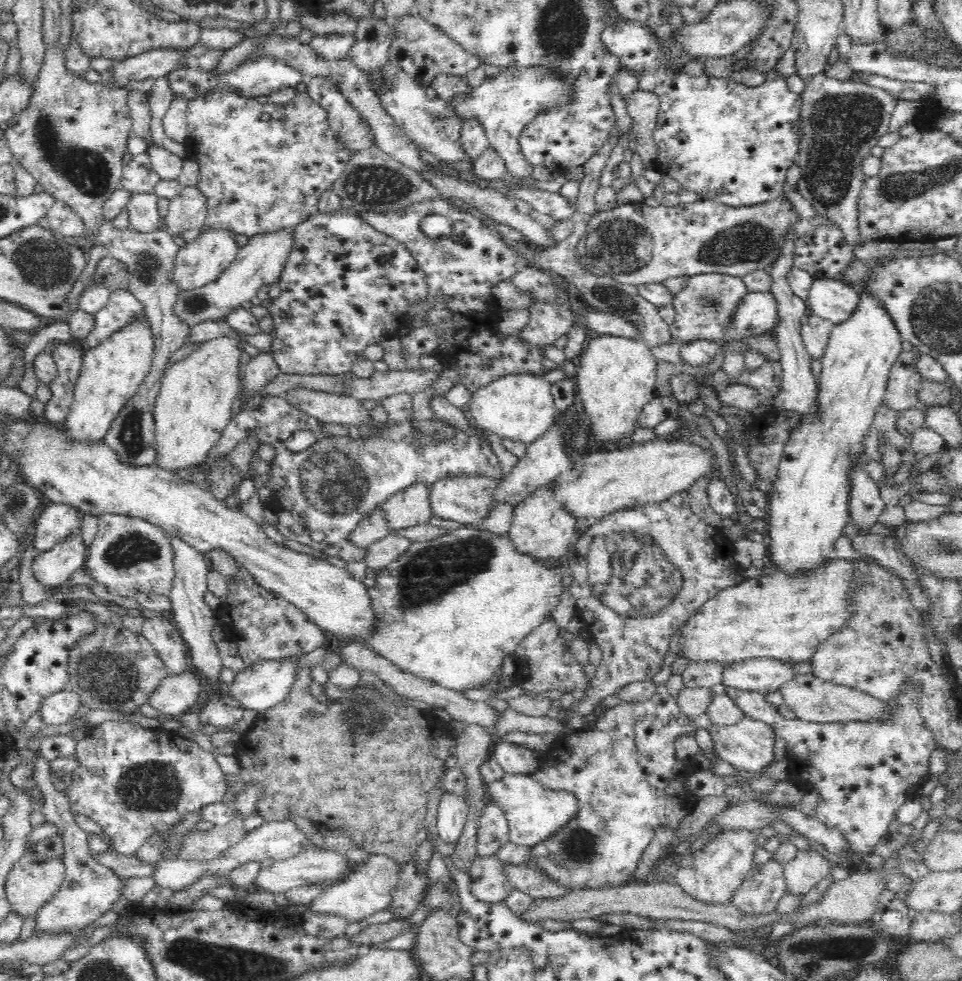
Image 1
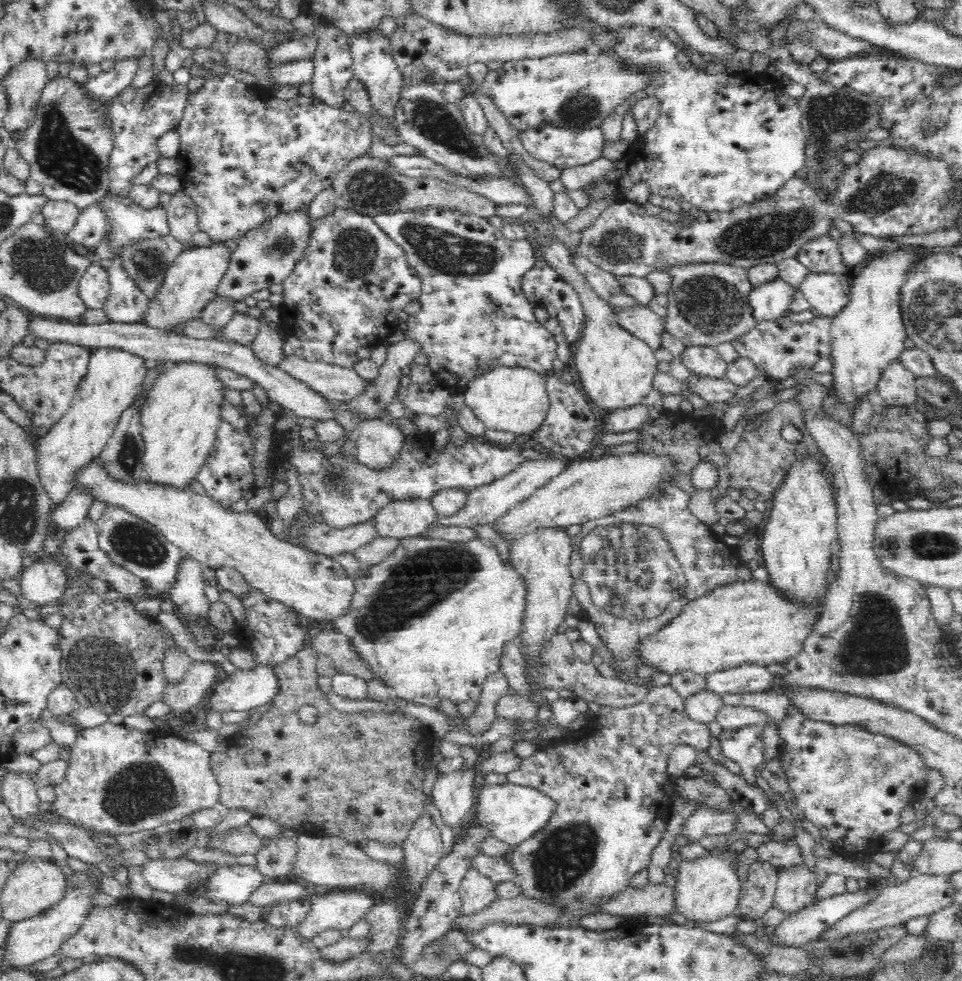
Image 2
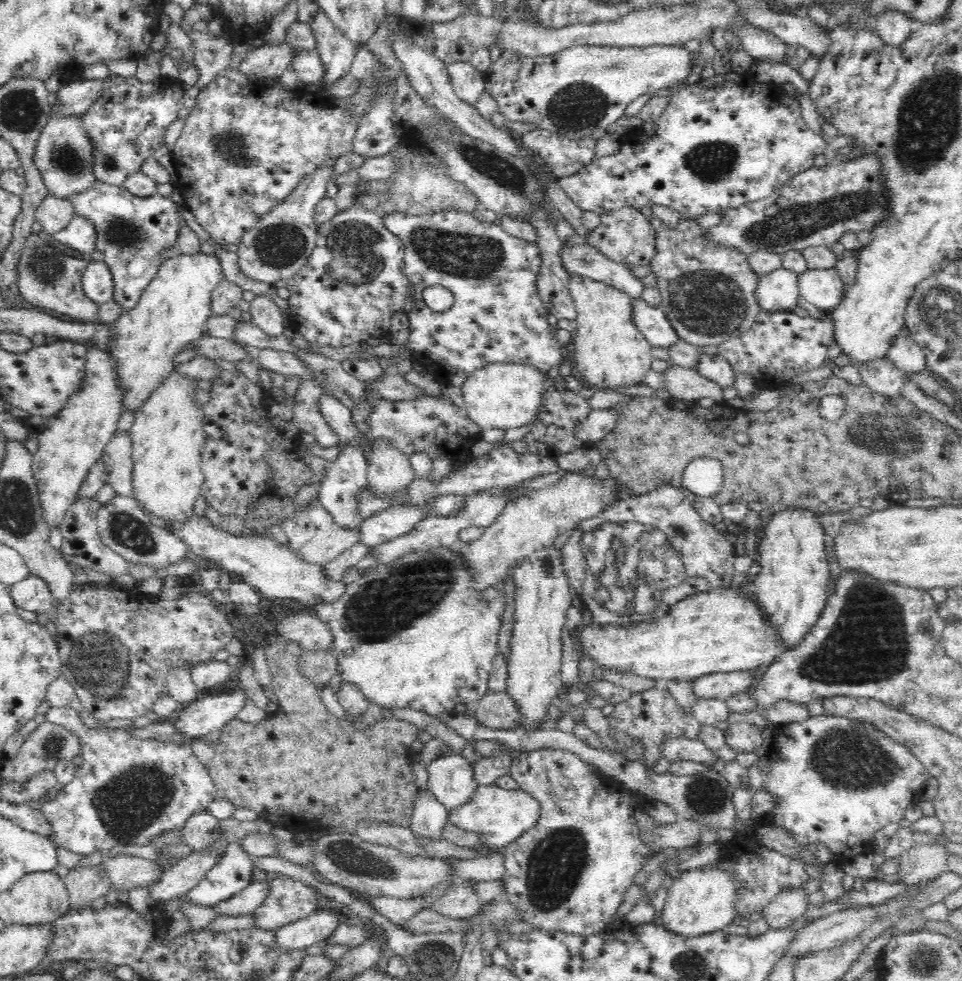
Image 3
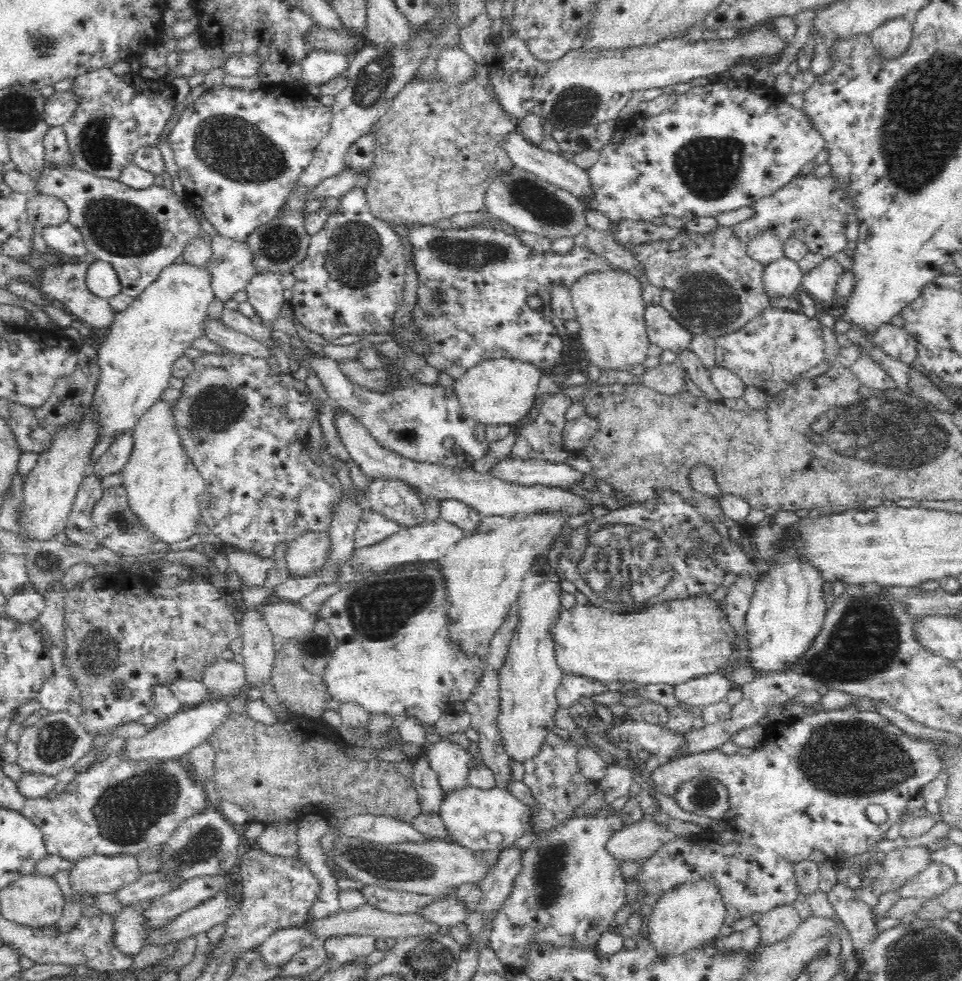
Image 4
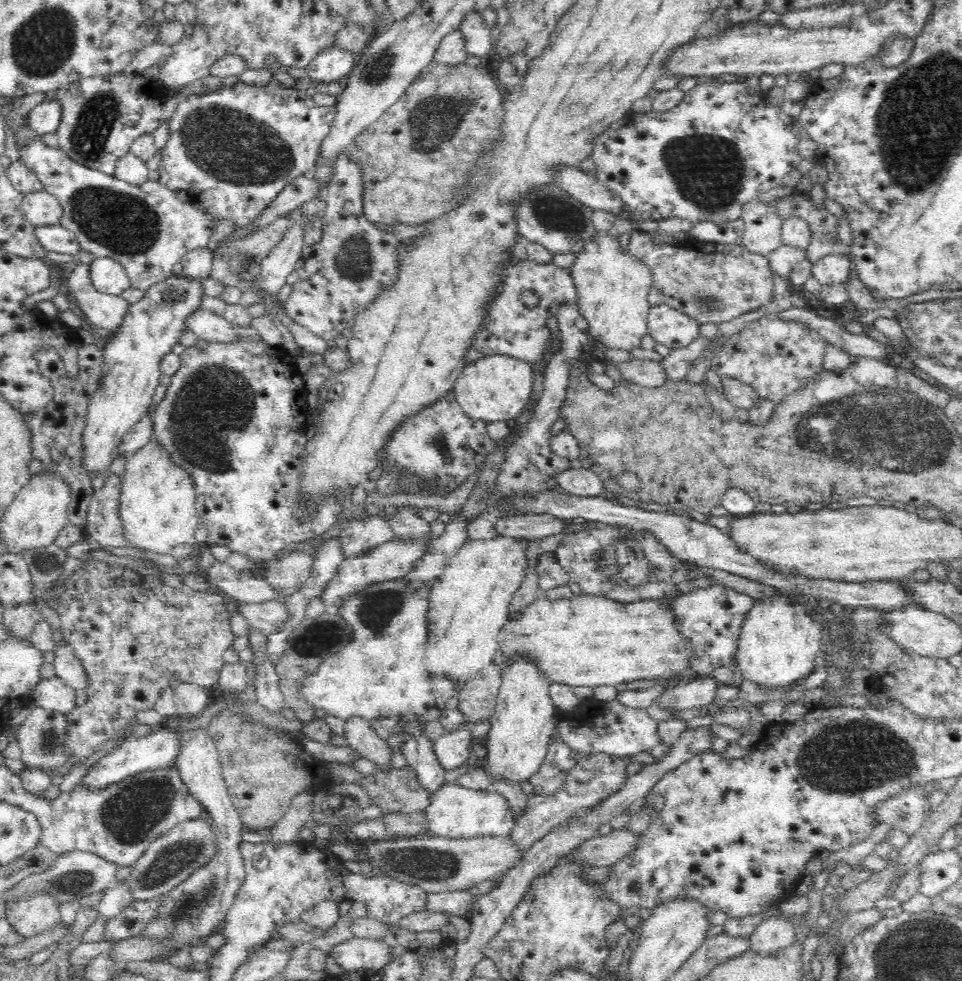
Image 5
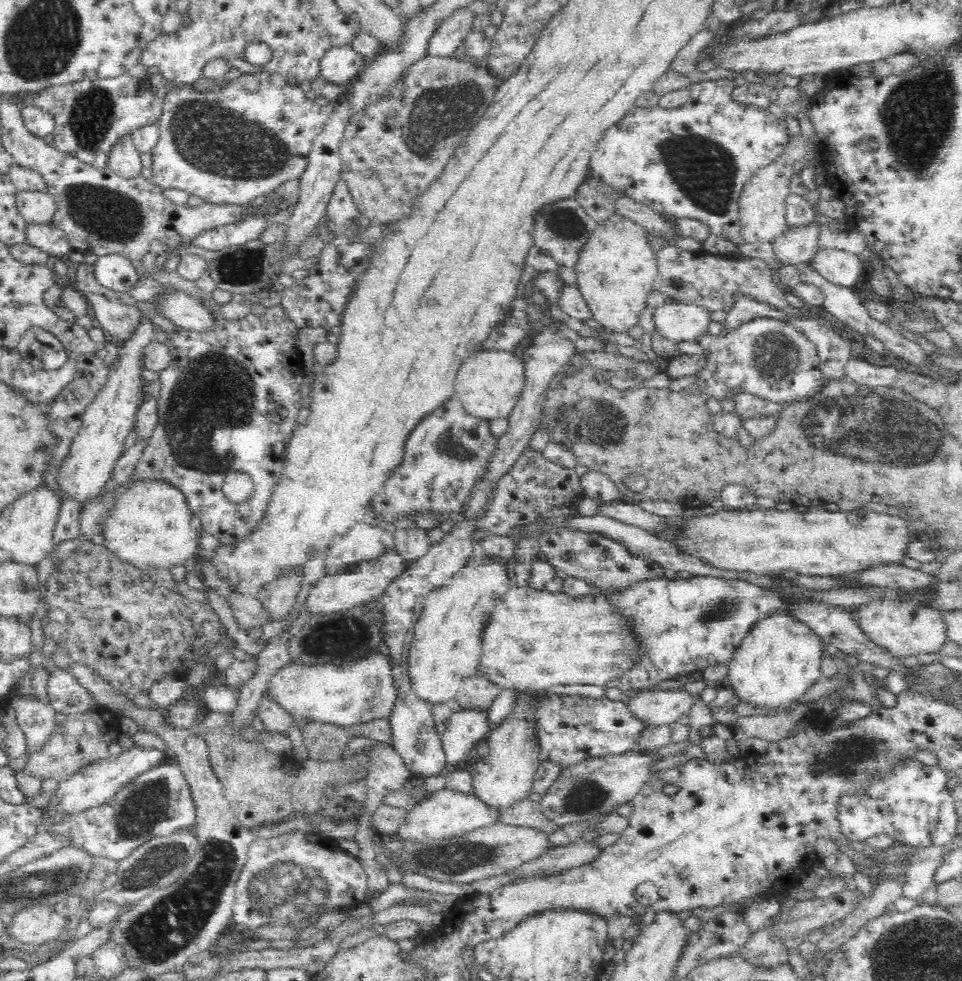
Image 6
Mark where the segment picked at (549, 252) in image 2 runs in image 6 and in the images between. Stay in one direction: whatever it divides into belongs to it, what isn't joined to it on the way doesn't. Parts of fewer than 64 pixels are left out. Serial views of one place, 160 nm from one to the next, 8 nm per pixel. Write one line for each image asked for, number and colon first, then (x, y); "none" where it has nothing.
3: (610, 351)
4: (613, 336)
5: (612, 284)
6: (617, 269)

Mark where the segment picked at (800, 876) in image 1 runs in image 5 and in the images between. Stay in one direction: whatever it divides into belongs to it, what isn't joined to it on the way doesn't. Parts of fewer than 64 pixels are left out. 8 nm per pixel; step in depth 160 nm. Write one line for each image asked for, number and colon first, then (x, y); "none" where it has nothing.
2: (796, 886)
3: (790, 905)
4: (774, 926)
5: (774, 934)

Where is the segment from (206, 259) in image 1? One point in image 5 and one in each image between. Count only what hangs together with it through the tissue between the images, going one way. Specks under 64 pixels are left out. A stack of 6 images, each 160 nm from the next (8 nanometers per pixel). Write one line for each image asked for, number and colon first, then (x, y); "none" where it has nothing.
2: (190, 283)
3: (171, 313)
4: (136, 358)
5: (131, 372)

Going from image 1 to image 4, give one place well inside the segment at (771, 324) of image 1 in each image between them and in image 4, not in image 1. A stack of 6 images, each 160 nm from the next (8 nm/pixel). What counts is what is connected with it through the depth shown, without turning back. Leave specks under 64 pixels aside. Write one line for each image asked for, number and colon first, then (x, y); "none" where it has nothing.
2: (768, 301)
3: (778, 290)
4: (783, 276)

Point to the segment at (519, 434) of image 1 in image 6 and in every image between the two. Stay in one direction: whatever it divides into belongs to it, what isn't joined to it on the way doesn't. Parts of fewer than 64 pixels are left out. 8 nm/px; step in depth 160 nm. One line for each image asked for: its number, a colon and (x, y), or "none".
2: (514, 399)
3: (500, 395)
4: (497, 391)
5: (497, 387)
6: (489, 384)

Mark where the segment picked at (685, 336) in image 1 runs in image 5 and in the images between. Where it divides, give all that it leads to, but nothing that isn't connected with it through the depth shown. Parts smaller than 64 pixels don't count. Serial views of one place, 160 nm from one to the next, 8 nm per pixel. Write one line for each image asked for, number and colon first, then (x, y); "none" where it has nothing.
2: (707, 303)
3: (708, 289)
4: (708, 283)
5: (712, 282)

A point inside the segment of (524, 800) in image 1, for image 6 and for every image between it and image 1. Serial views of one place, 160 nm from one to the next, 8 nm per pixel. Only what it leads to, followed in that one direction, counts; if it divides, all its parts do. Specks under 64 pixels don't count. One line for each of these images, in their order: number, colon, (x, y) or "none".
2: (511, 813)
3: (497, 816)
4: (482, 819)
5: (454, 811)
6: (444, 814)

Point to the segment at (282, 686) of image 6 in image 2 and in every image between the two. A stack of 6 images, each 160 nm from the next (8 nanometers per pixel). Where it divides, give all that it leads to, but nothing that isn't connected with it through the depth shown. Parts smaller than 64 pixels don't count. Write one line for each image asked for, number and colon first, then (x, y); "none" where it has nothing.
2: (430, 621)
3: (402, 635)
4: (394, 657)
5: (379, 674)

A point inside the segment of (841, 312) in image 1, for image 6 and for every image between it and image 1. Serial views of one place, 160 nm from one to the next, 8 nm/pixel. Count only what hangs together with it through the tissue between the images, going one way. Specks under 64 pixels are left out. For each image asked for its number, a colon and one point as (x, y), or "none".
2: (828, 293)
3: (823, 287)
4: (820, 282)
5: (835, 268)
6: (839, 267)

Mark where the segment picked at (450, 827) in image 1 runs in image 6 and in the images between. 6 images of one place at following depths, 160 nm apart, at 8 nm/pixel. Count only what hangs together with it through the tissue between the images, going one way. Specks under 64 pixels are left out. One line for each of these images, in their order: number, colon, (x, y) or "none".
2: (453, 794)
3: (451, 776)
4: (452, 761)
5: (452, 747)
6: (466, 728)

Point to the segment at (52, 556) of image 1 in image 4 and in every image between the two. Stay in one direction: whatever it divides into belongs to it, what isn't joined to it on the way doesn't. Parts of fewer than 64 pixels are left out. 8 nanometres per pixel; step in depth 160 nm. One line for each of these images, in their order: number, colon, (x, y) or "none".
2: (40, 584)
3: (32, 595)
4: (25, 607)

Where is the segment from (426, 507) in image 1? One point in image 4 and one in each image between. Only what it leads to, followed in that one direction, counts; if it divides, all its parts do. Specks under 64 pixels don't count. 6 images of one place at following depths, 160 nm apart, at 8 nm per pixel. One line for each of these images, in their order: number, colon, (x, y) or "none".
2: (407, 518)
3: (392, 522)
4: (373, 527)

